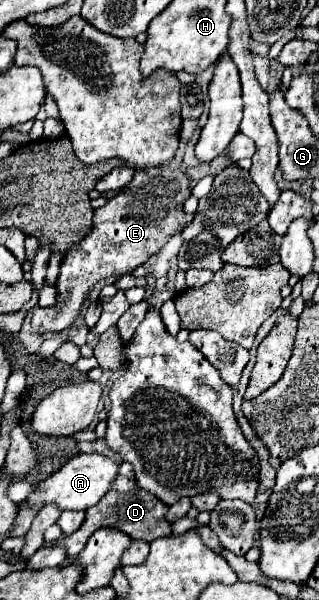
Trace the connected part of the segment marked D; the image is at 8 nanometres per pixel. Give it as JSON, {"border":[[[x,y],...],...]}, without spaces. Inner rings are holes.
{"border":[[[122,462],[118,478],[114,480],[112,490],[108,492],[108,496],[104,496],[102,502],[98,502],[96,506],[86,510],[86,520],[74,534],[64,536],[58,542],[64,542],[64,546],[68,550],[68,556],[80,554],[84,550],[90,534],[96,532],[98,528],[118,528],[124,534],[128,534],[130,538],[152,542],[152,540],[156,540],[160,536],[170,536],[172,534],[172,526],[166,522],[166,518],[162,518],[166,512],[168,512],[168,506],[164,504],[164,512],[162,512],[162,502],[154,494],[148,494],[146,490],[140,490],[140,486],[136,486],[132,466],[128,462]]]}

